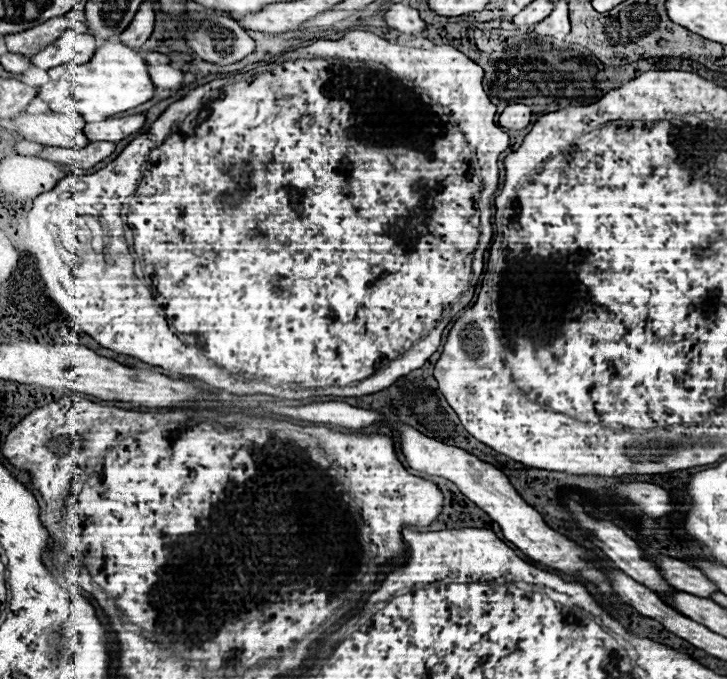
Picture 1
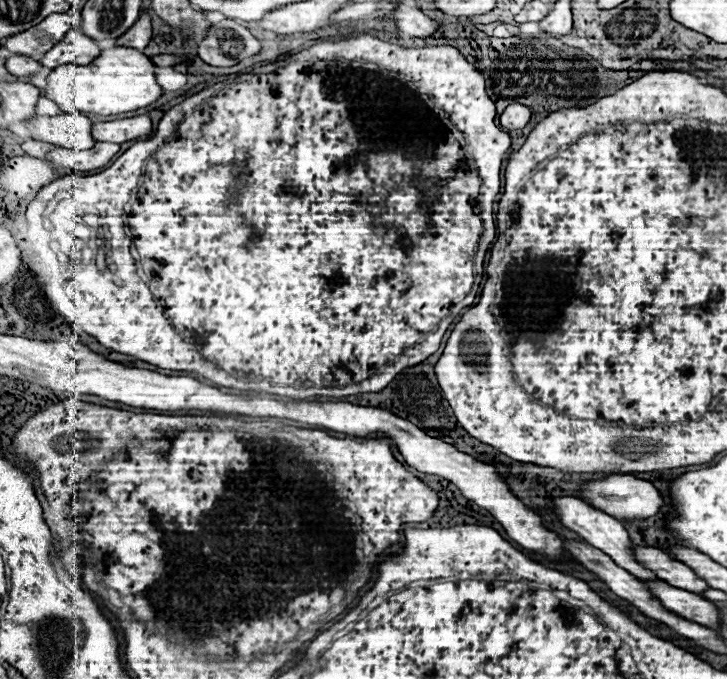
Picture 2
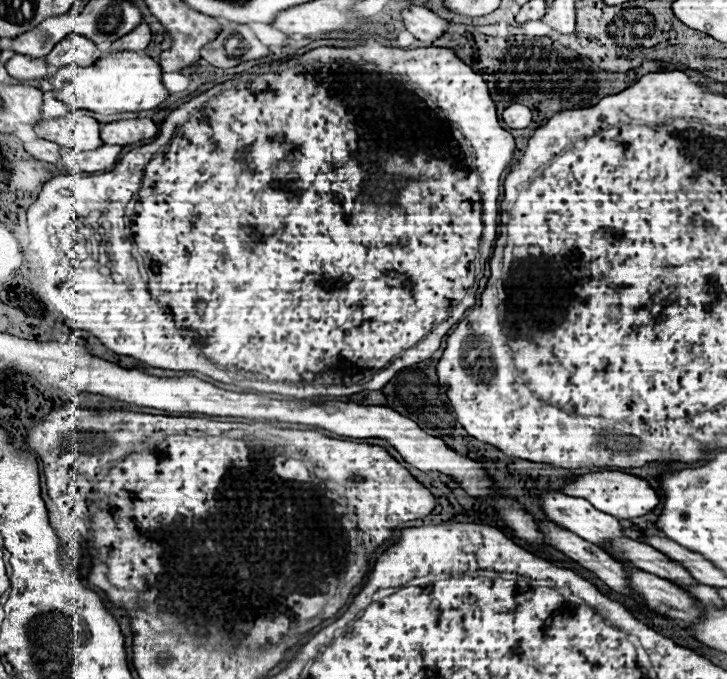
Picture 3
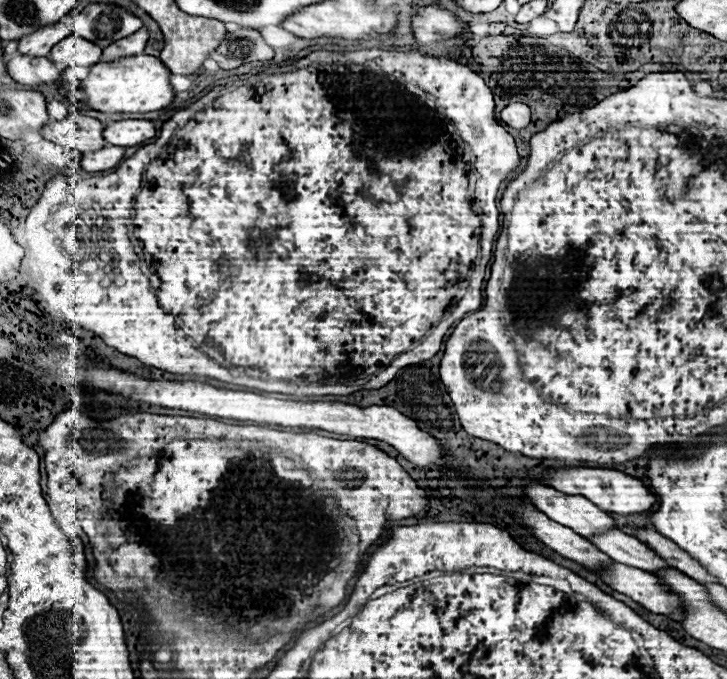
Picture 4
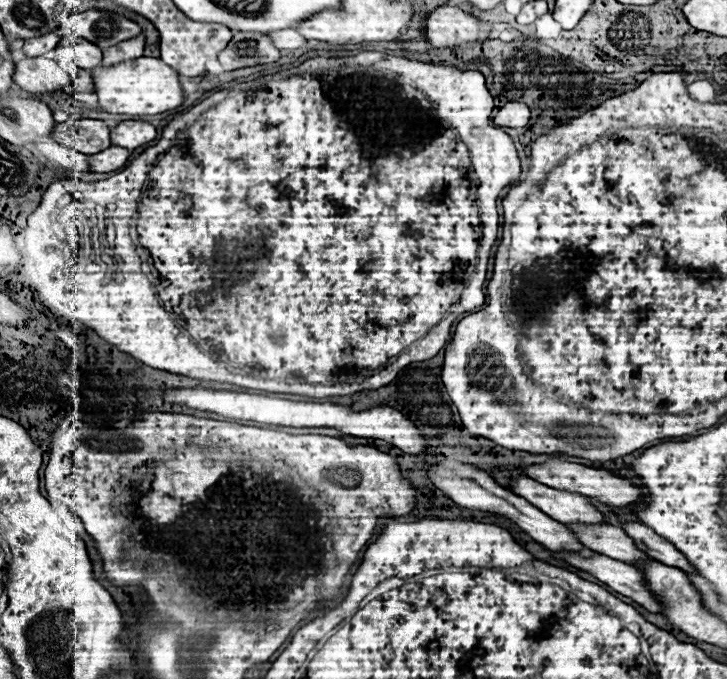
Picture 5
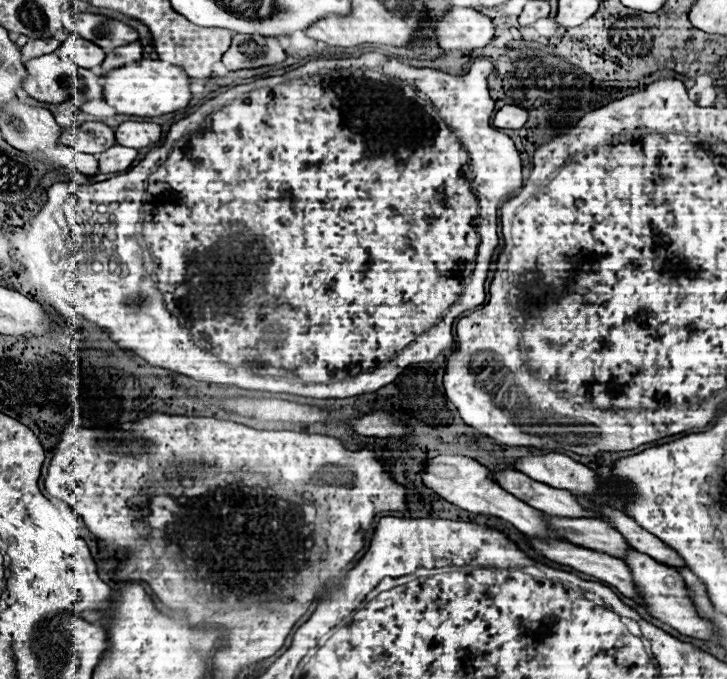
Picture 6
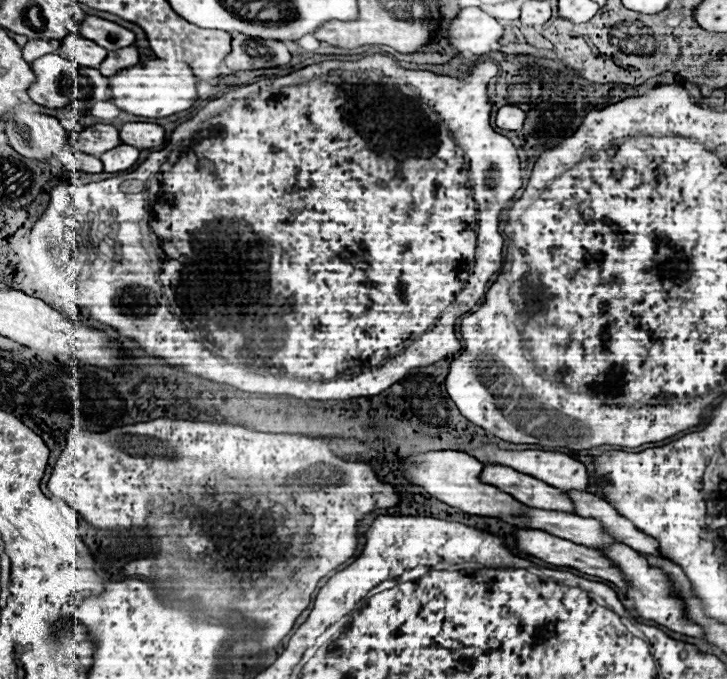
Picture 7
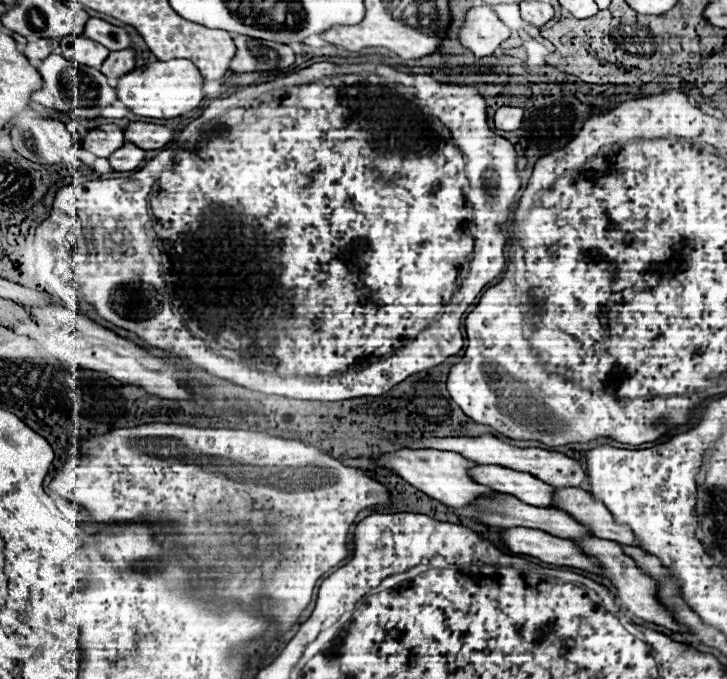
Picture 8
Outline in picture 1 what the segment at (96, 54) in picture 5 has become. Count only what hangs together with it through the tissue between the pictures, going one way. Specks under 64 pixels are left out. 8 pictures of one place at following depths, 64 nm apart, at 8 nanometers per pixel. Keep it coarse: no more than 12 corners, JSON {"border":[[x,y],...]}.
{"border":[[66,30],[30,60],[50,70],[90,62],[92,34]]}

